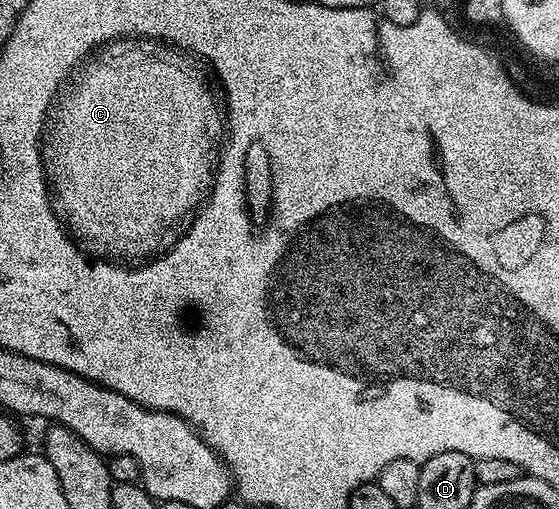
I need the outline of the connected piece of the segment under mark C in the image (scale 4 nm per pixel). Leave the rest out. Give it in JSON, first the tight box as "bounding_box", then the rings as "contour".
{"bounding_box":[41,36,227,264],"contour":[[[144,36],[118,38],[117,41],[107,42],[100,47],[76,71],[77,82],[70,81],[67,89],[60,95],[55,106],[55,113],[51,118],[51,125],[43,138],[41,159],[45,162],[45,177],[49,183],[53,209],[56,210],[65,229],[69,231],[69,237],[89,257],[118,264],[144,264],[164,254],[165,251],[172,250],[173,245],[188,229],[192,216],[208,197],[213,186],[219,155],[223,149],[223,139],[227,134],[227,118],[223,113],[222,103],[221,106],[217,103],[217,98],[213,95],[204,72],[196,64],[198,65],[188,53],[158,42],[155,38]]]}

